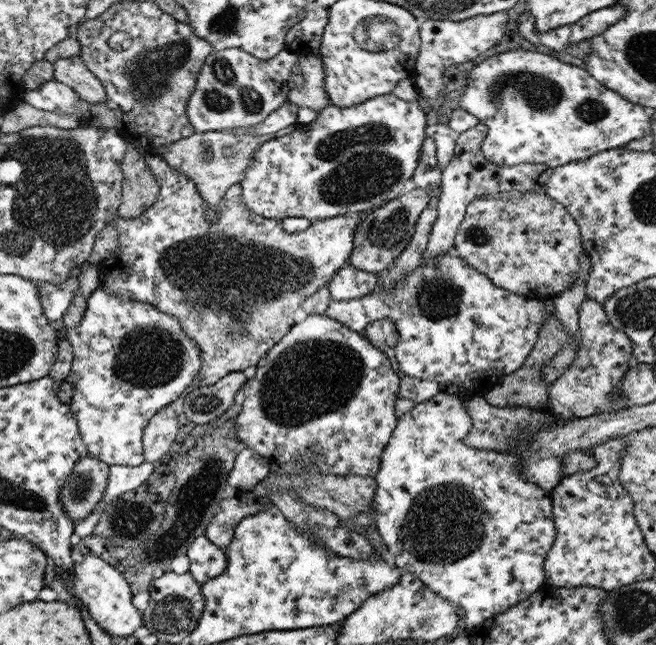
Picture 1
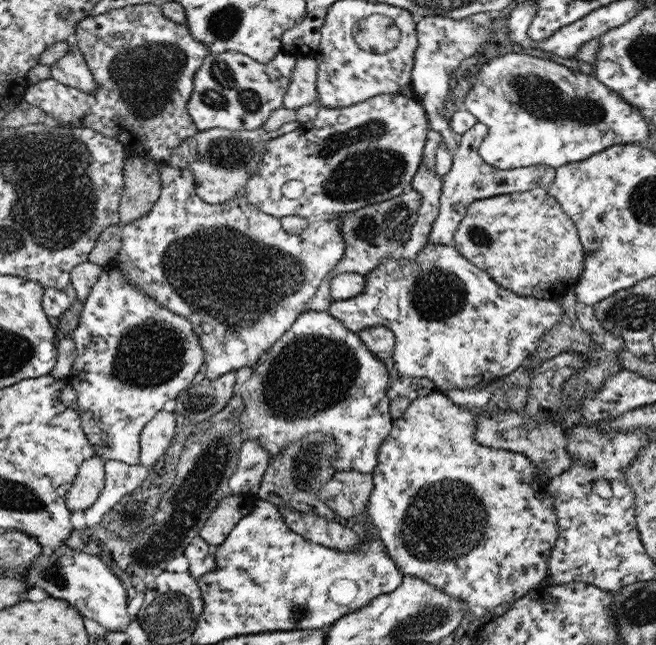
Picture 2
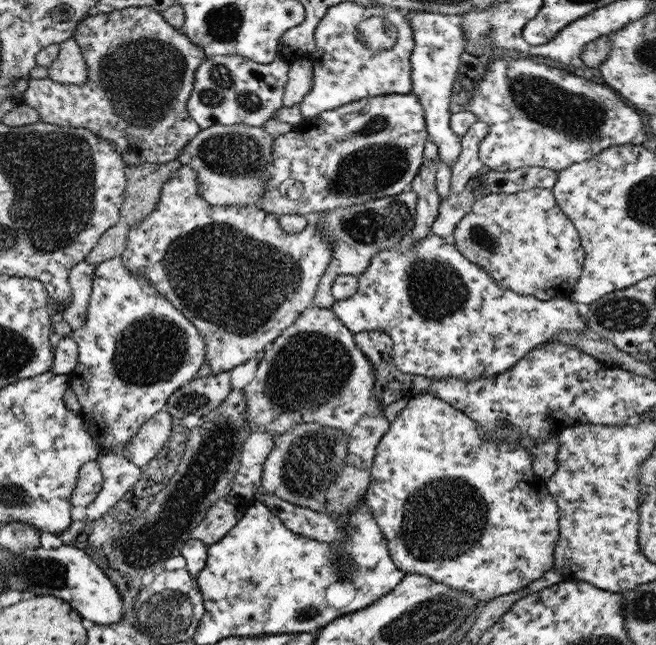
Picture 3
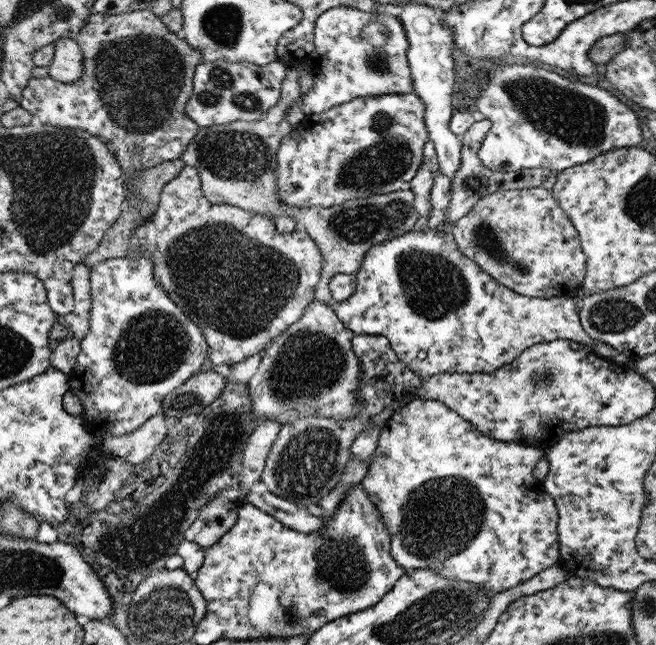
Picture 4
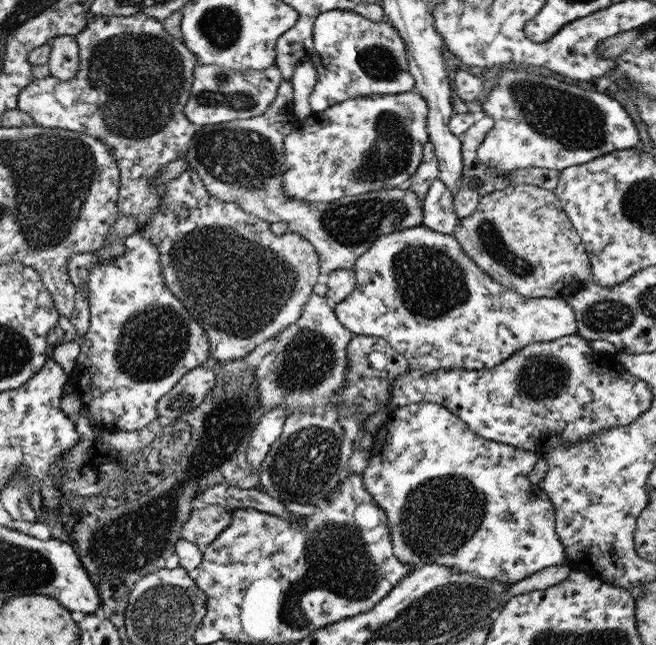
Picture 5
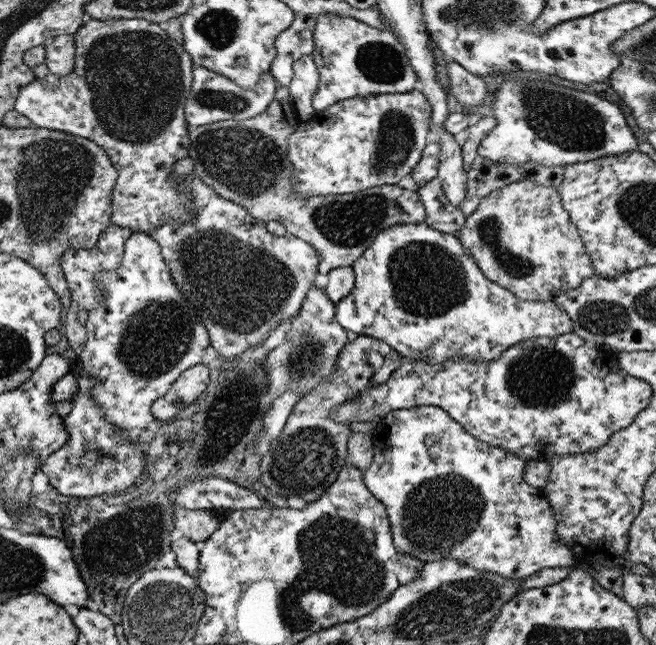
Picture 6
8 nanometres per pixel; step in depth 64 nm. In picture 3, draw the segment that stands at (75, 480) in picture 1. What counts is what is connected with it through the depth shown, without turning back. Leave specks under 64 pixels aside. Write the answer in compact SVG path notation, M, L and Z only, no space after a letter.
M96 460L84 462L78 470L75 488L71 491L70 504L74 509L83 509L101 488L102 476Z

